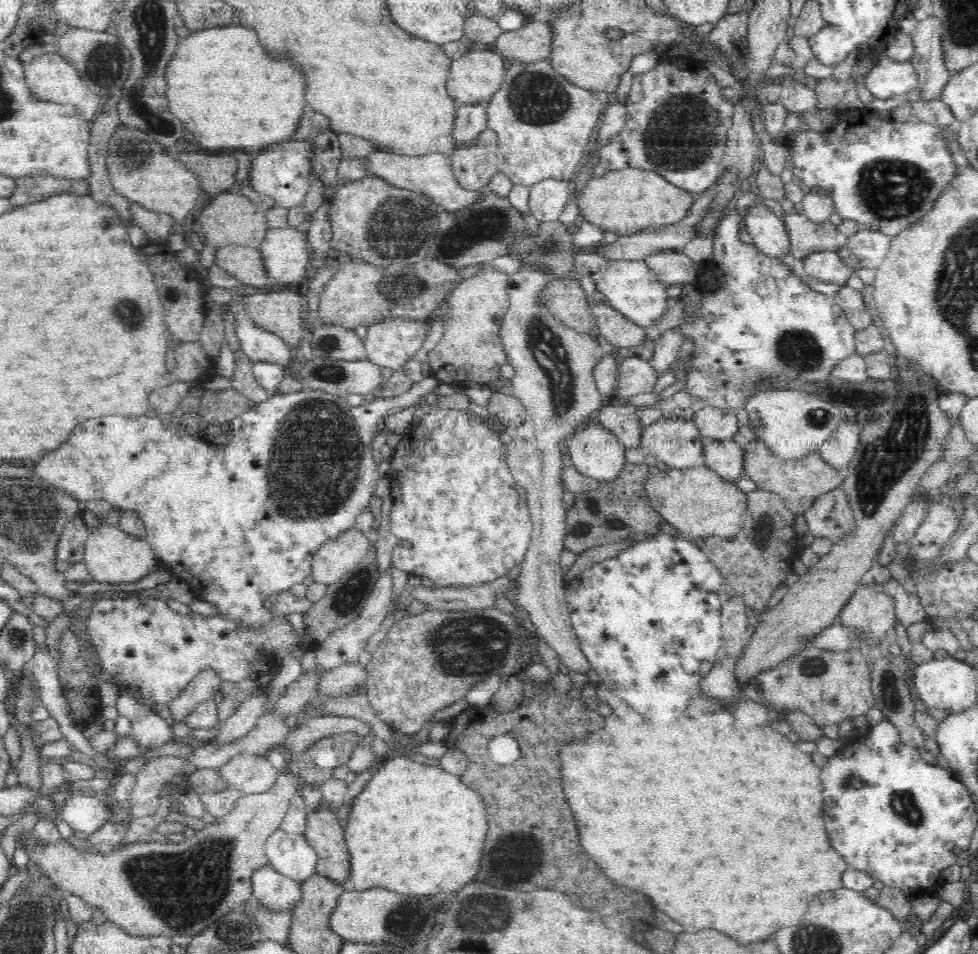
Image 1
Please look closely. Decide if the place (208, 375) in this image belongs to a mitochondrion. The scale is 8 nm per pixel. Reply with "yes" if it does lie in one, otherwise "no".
no

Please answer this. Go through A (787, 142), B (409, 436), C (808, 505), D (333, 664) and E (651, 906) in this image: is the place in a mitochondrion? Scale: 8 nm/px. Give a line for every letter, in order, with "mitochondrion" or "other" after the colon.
A: other
B: other
C: other
D: other
E: other

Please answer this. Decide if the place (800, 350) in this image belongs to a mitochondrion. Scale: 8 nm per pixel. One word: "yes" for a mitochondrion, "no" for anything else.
yes

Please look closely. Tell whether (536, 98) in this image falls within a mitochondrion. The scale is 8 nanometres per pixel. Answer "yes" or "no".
yes

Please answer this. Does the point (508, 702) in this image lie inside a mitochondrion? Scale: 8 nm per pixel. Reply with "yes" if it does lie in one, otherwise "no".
no

